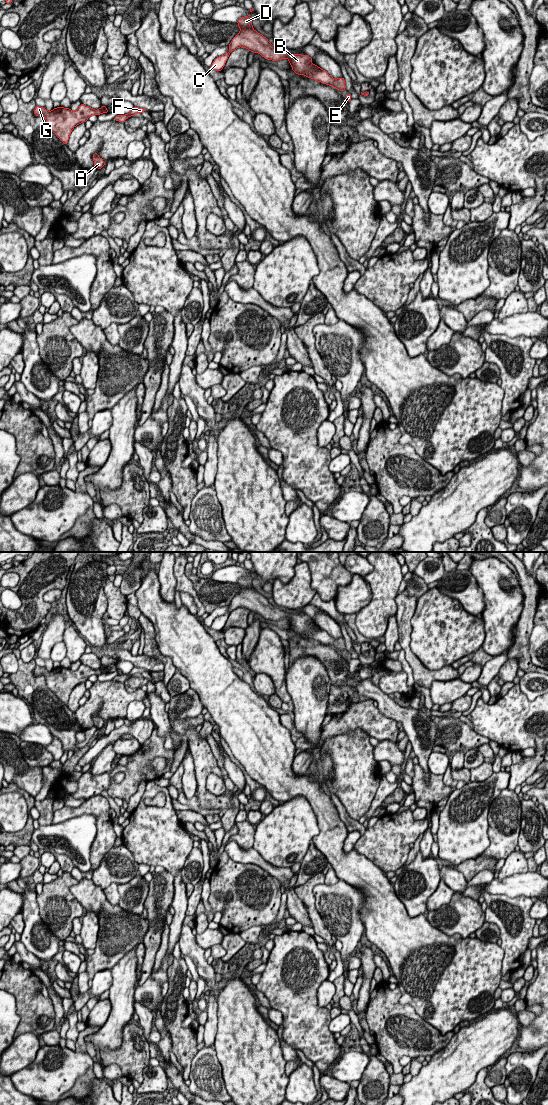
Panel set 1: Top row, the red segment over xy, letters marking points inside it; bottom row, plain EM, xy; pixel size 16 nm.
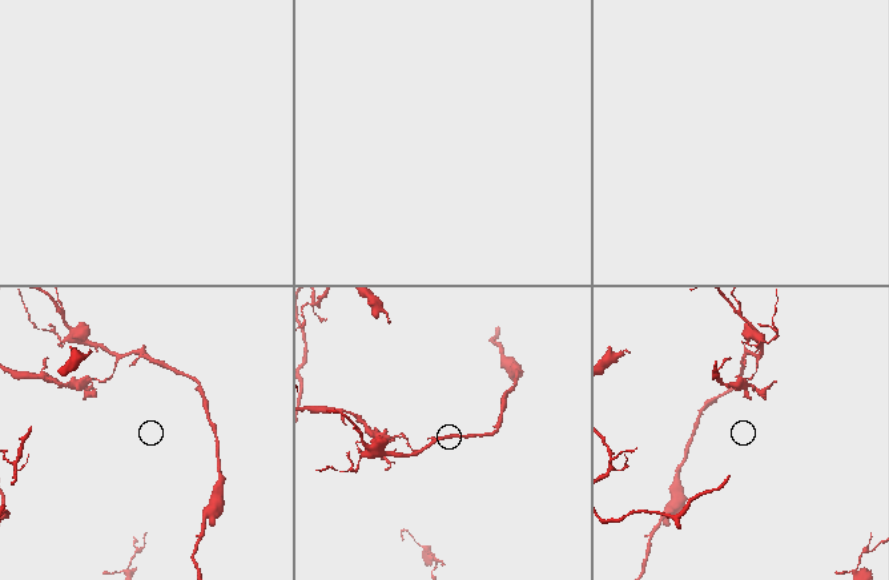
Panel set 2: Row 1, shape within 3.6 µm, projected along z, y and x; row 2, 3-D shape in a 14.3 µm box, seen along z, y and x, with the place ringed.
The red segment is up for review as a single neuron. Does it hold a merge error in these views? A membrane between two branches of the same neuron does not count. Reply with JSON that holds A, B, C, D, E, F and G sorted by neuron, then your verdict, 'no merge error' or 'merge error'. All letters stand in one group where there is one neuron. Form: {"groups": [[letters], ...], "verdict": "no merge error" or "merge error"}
{"groups": [["A", "G"], ["B", "C", "D", "E", "F"]], "verdict": "merge error"}

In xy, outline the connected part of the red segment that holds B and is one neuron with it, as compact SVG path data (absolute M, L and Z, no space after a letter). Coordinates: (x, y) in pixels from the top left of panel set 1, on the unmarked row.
M251 575L240 578L237 583L240 592L232 599L229 604L229 612L215 618L211 629L221 631L233 610L239 607L247 608L250 612L259 613L267 620L278 621L284 618L289 620L292 630L298 635L305 635L307 638L314 639L326 645L344 651L346 648L343 637L334 639L327 631L312 623L312 618L308 615L290 614L273 606L266 597L253 589L253 577Z

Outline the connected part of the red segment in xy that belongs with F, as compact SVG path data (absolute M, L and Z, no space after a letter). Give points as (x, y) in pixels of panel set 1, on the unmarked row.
M134 667L134 668L131 670L131 672L128 673L128 674L126 674L126 675L122 675L122 674L119 675L119 674L118 674L116 677L114 677L114 680L124 683L125 680L126 680L128 677L134 676L134 675L137 674L137 673L142 673L142 672L144 672L144 671L146 671L146 670L143 669L143 668Z

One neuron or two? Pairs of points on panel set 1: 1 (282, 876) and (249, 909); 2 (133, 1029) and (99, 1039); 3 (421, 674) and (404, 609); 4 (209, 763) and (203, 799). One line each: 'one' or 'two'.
1: two
2: two
3: one
4: one

